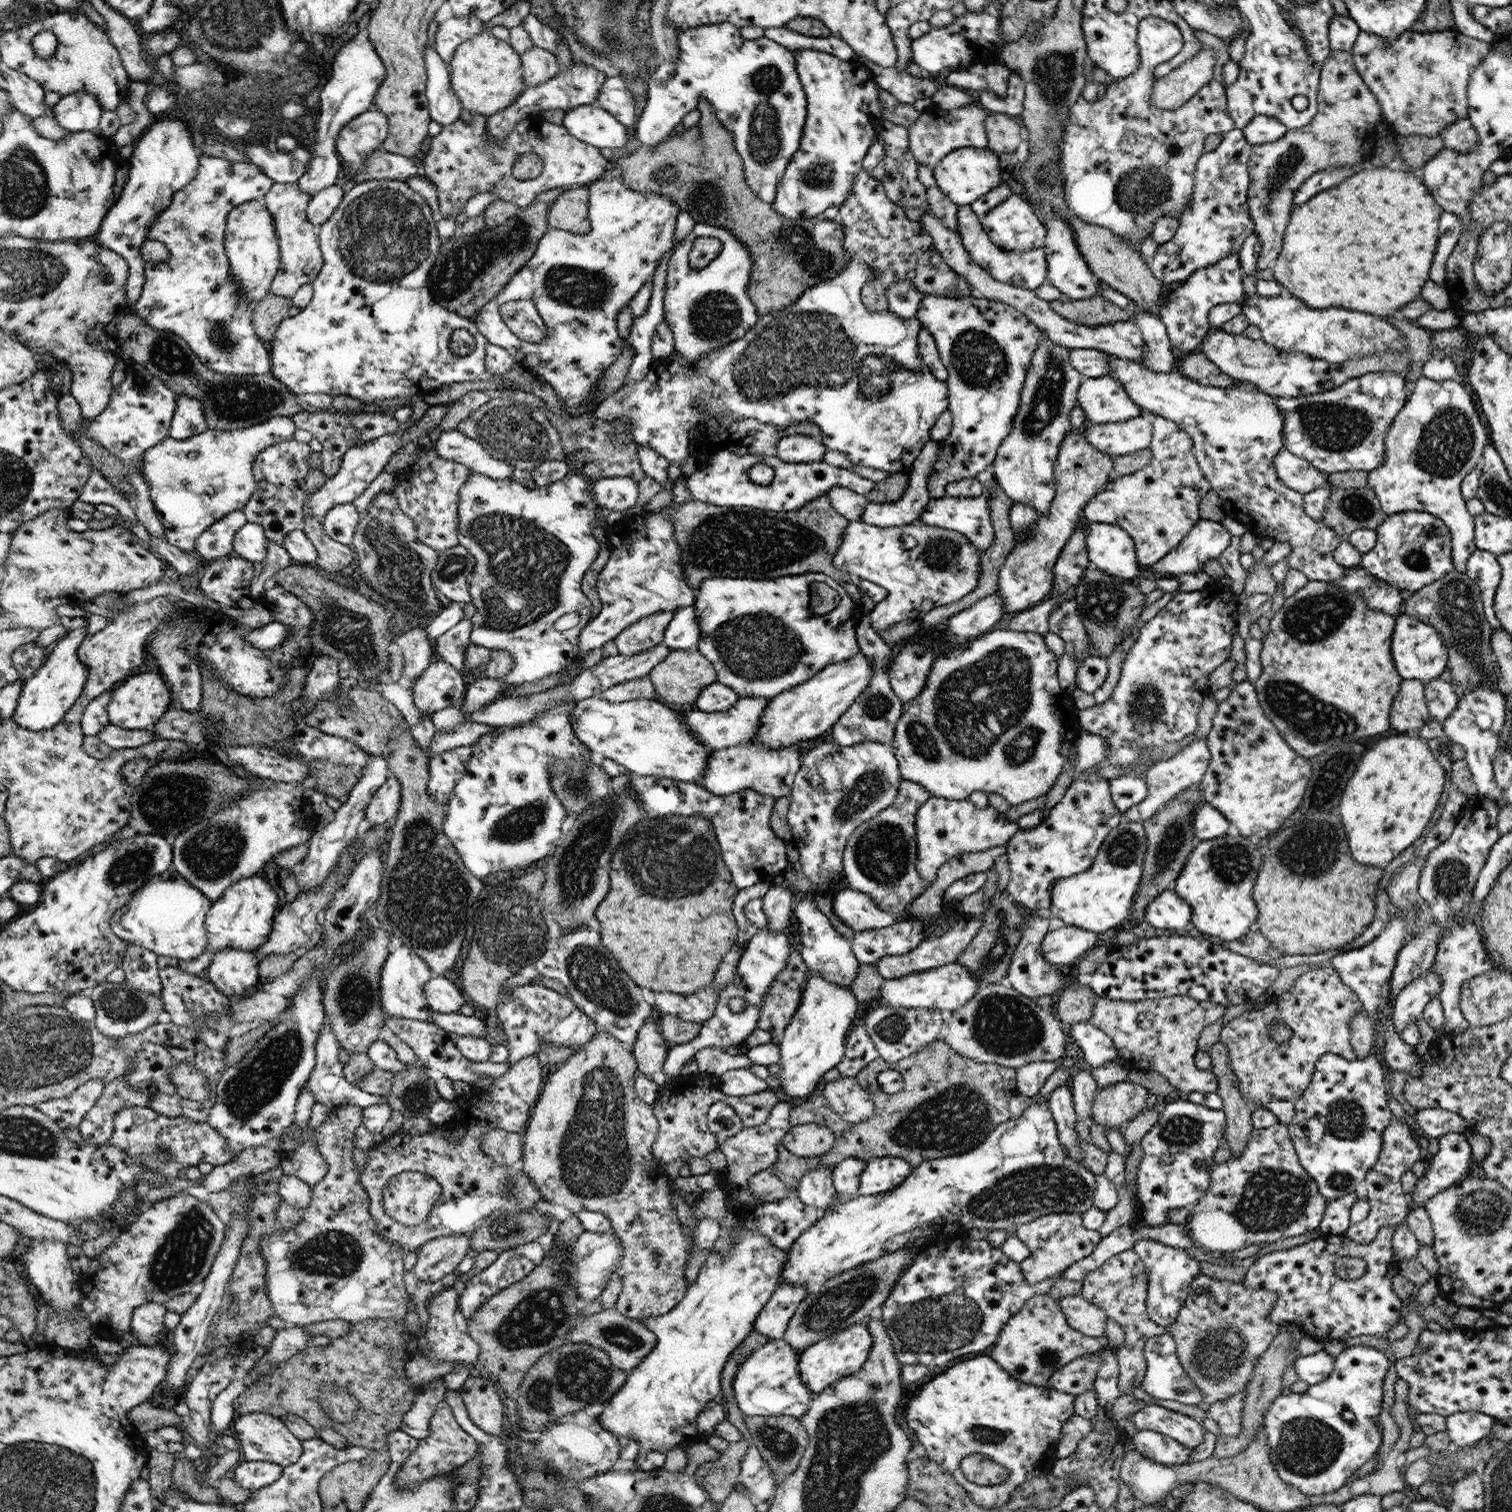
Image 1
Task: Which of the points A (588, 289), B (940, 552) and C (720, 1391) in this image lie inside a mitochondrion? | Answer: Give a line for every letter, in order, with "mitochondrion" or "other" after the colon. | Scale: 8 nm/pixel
A: mitochondrion
B: mitochondrion
C: other

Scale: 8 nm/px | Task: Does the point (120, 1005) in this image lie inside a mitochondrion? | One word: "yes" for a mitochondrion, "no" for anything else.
yes

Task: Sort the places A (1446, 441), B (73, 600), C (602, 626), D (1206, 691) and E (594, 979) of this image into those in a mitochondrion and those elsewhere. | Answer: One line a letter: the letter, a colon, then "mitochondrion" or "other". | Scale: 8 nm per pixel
A: mitochondrion
B: other
C: other
D: other
E: mitochondrion

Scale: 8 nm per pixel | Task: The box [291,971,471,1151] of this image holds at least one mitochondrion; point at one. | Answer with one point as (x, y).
(415, 1095)

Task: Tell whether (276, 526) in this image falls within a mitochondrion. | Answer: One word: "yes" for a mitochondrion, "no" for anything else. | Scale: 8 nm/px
no

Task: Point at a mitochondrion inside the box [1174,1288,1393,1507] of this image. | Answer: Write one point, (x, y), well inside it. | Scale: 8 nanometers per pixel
(1307, 1446)

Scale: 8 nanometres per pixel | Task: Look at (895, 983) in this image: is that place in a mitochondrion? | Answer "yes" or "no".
no

